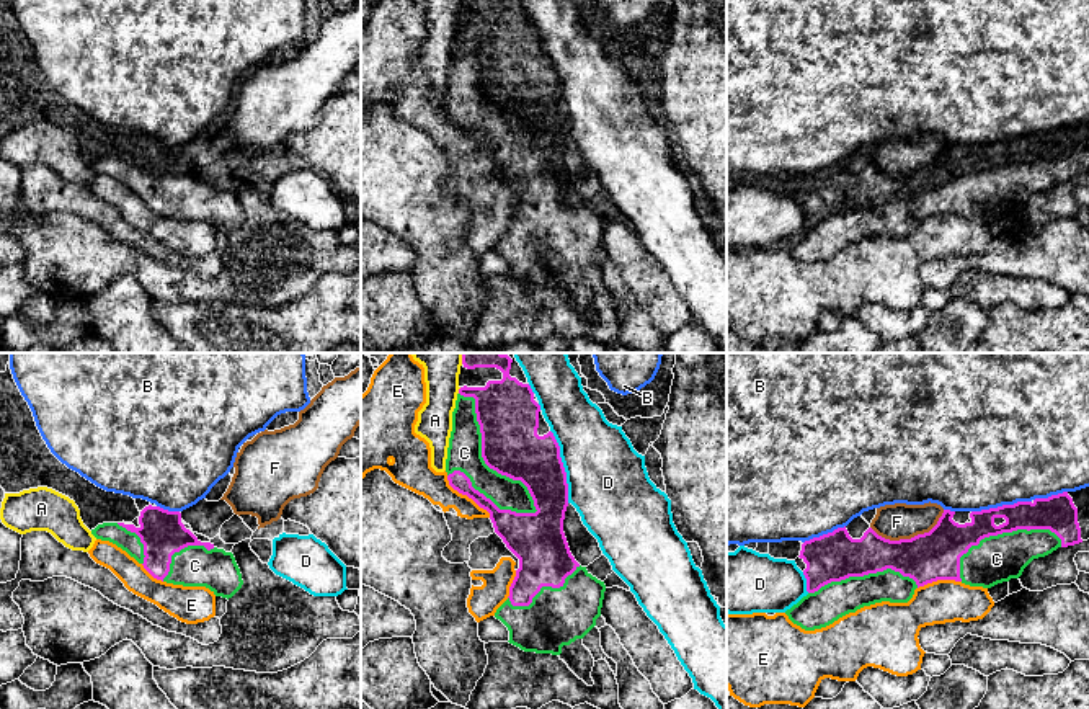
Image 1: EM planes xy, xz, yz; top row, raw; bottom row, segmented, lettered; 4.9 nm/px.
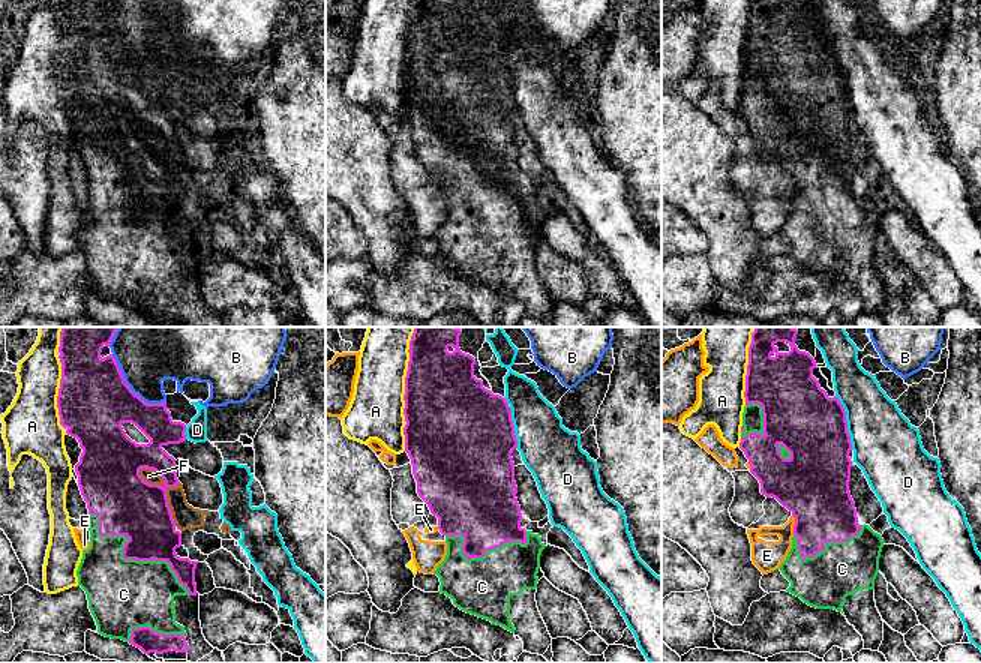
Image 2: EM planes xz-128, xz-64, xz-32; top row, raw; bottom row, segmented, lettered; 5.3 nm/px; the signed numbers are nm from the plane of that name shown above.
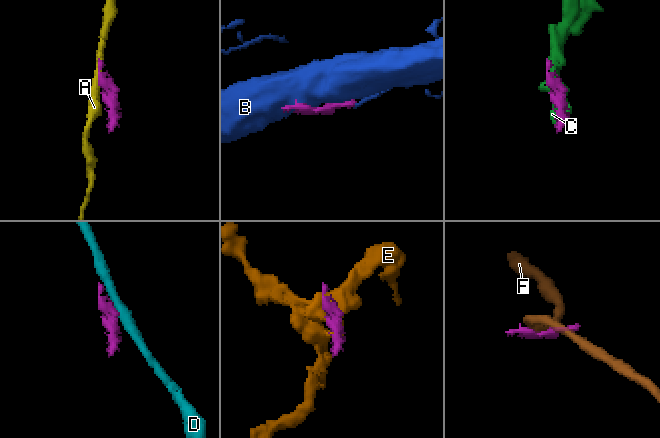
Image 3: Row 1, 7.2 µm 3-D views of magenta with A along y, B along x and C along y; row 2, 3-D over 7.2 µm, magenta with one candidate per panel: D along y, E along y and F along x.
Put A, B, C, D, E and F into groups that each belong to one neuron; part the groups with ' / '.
A / B / C / D / E / F

